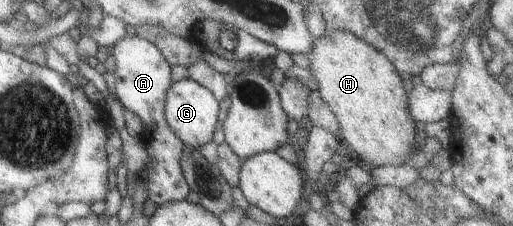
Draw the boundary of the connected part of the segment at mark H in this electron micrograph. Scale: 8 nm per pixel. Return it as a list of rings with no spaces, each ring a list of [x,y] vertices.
[[[329,30],[313,38],[313,44],[305,56],[310,62],[309,76],[311,74],[316,81],[315,92],[319,94],[321,102],[331,110],[339,126],[338,139],[347,142],[358,159],[375,167],[398,166],[405,162],[409,154],[416,152],[416,142],[421,138],[420,128],[413,124],[407,114],[407,94],[402,88],[399,76],[379,50],[355,38],[355,34],[349,34],[345,30]]]

